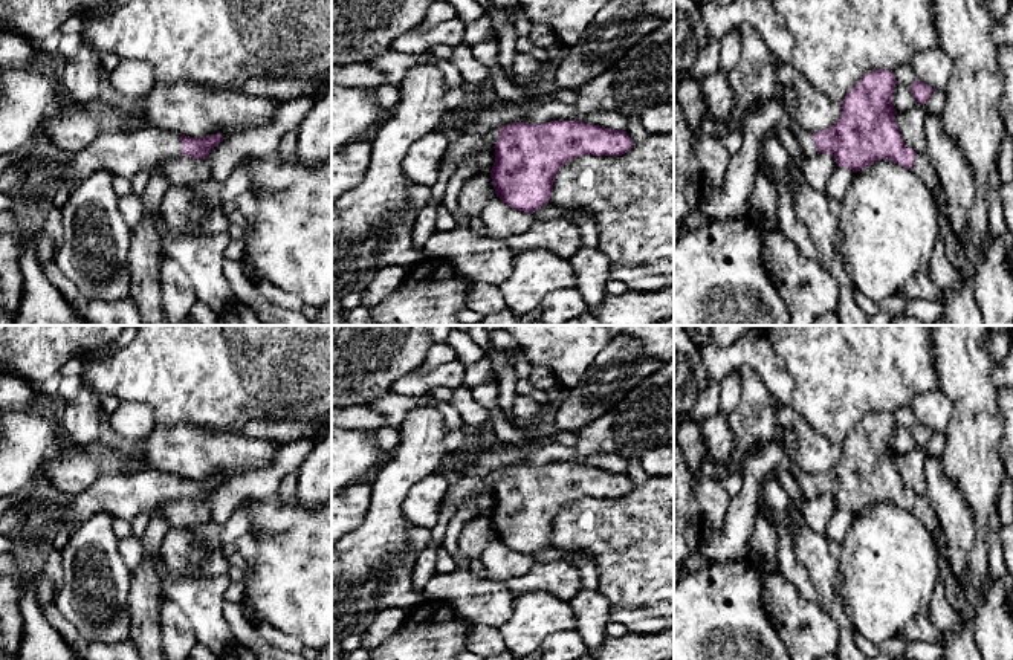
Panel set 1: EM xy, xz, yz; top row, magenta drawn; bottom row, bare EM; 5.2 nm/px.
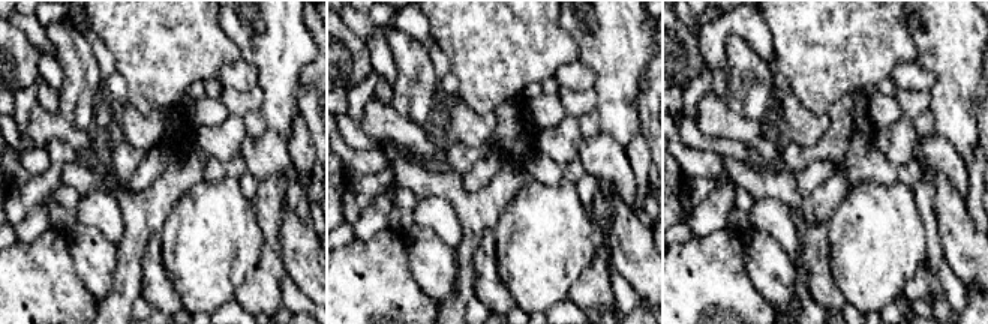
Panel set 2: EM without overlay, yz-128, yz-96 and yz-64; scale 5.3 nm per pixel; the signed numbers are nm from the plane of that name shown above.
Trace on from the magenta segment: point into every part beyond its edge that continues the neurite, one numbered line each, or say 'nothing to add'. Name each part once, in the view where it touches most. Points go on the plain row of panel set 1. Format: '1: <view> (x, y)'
1: xy (124, 497)

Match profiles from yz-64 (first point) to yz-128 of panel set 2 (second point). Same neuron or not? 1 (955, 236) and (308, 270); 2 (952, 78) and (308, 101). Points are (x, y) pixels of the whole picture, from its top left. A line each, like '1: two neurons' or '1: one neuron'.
1: one neuron
2: two neurons

